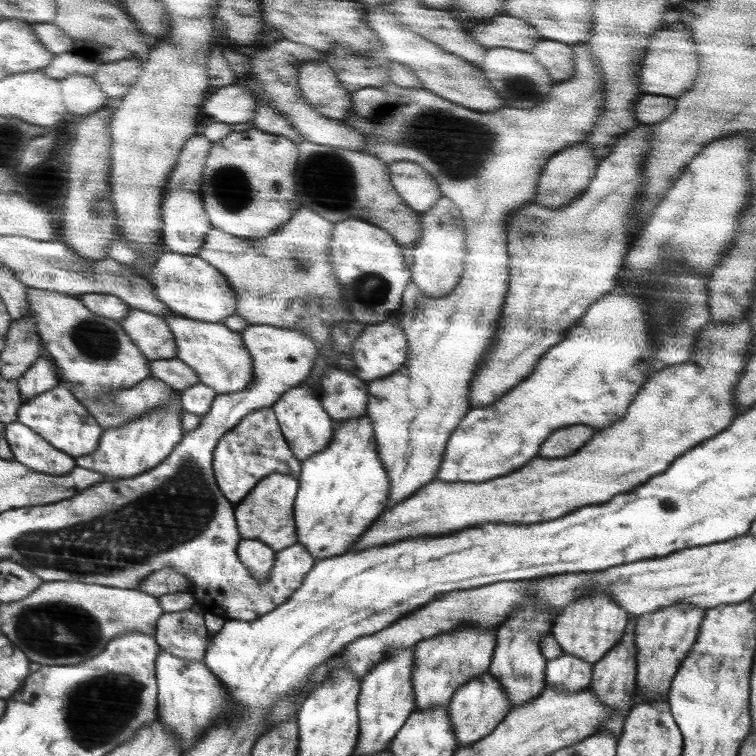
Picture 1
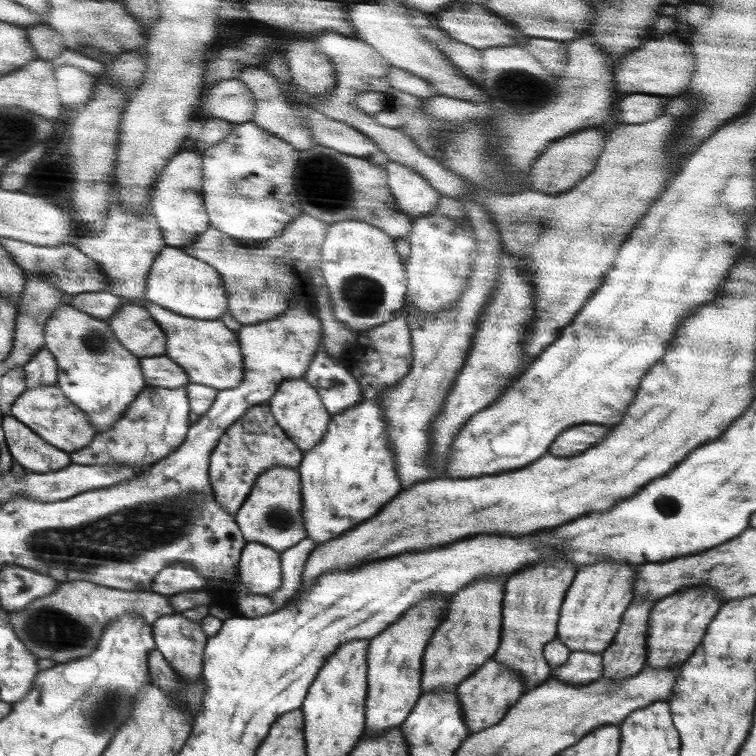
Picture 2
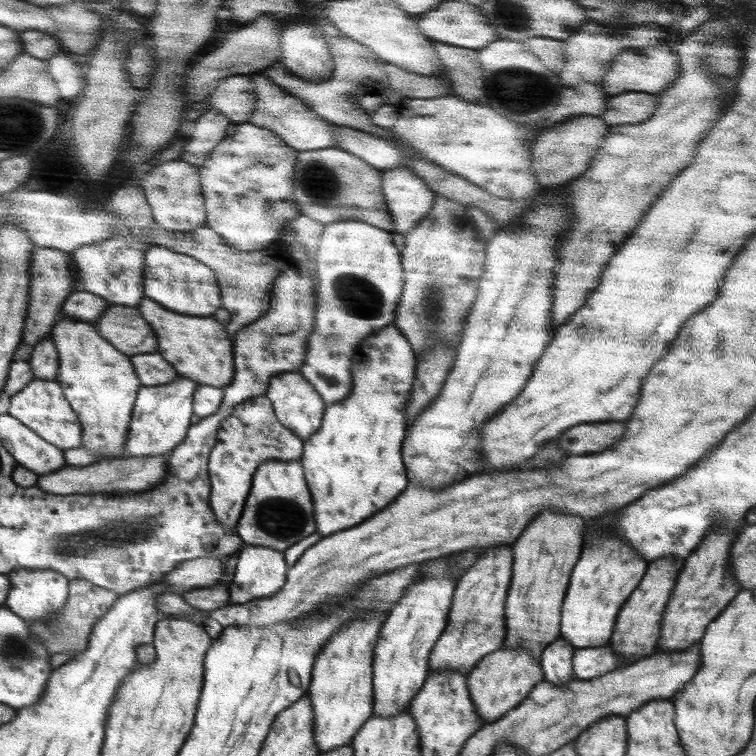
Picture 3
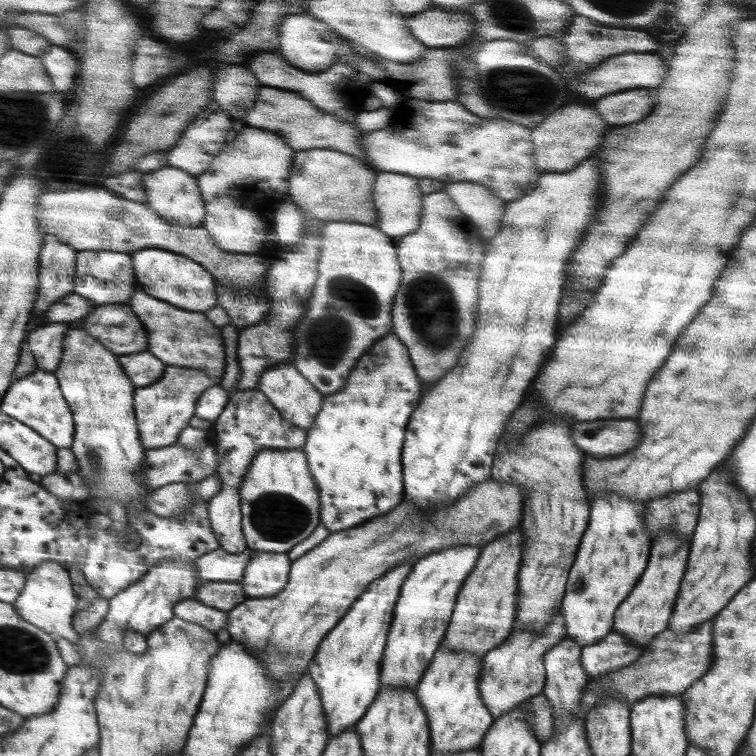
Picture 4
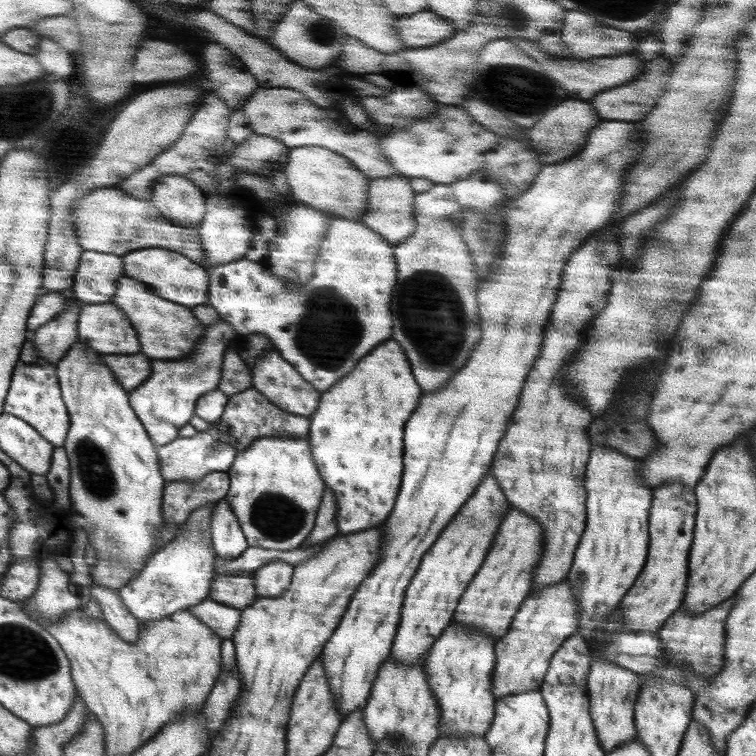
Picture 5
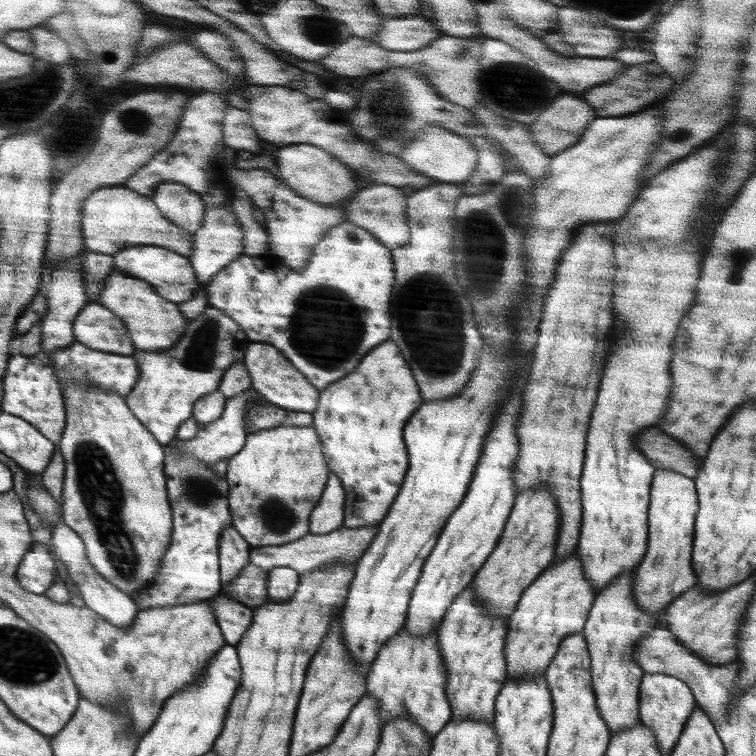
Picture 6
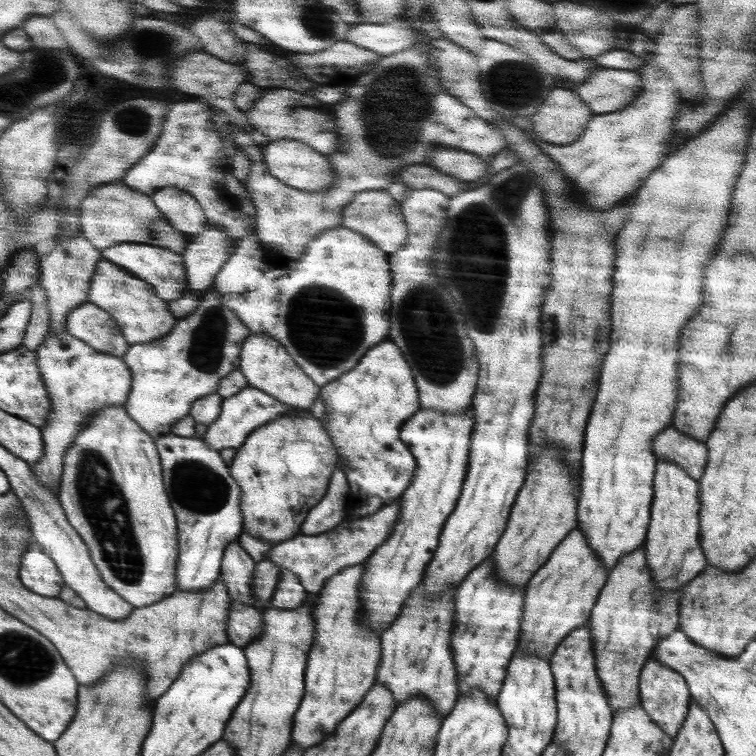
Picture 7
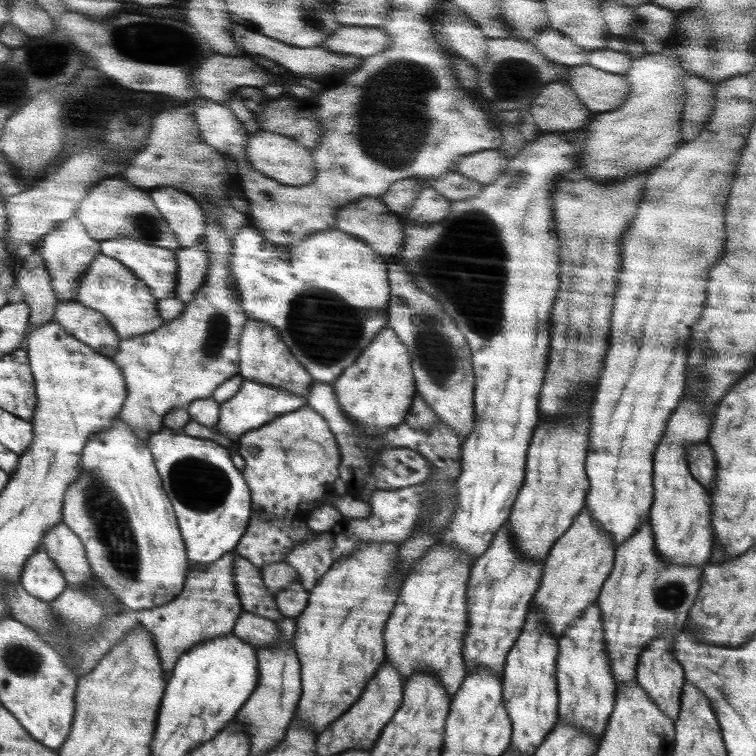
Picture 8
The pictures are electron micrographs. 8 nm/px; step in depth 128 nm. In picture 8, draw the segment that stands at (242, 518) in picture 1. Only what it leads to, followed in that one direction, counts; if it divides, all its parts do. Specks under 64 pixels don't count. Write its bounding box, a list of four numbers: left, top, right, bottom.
[237,404,341,520]

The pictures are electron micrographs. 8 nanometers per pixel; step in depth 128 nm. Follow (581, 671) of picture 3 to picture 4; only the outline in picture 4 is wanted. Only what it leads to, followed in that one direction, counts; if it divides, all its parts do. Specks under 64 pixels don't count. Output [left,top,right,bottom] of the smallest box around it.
[582,630,644,677]

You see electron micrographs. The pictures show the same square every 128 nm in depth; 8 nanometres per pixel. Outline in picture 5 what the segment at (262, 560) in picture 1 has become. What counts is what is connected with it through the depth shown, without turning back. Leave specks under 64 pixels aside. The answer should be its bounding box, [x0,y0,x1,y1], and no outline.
[253,560,293,598]

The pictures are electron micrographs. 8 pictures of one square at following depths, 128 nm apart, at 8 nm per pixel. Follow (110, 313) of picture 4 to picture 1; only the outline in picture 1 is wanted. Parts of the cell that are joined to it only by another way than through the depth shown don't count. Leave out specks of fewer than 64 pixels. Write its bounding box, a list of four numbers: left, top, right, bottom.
[122,308,178,360]

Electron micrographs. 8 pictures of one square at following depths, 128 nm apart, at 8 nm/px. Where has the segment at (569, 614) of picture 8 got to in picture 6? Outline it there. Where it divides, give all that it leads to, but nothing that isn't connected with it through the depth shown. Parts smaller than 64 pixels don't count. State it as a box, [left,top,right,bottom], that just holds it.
[505,550,597,679]

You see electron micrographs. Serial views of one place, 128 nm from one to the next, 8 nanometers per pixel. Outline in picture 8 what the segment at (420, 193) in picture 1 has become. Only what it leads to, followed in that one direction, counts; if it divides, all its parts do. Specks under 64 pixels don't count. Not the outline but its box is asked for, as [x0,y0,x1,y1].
[336,196,405,256]

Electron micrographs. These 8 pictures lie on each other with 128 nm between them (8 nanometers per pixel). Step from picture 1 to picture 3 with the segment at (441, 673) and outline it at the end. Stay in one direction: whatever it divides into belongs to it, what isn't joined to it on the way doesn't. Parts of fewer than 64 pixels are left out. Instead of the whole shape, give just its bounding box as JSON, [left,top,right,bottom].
[429,546,513,674]

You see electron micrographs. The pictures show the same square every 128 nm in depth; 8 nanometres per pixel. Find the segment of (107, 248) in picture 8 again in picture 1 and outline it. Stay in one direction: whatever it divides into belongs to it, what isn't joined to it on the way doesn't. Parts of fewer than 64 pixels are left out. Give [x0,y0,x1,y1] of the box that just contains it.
[149,251,237,322]

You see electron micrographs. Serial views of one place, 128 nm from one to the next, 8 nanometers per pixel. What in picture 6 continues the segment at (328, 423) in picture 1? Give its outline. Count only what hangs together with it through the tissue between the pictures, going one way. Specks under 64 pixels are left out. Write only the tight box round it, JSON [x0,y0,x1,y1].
[244,342,320,413]

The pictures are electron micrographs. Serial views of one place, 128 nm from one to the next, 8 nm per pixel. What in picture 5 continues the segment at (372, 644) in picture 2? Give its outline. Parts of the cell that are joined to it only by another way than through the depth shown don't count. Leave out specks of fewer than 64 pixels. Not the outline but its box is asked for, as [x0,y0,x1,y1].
[389,469,511,665]

